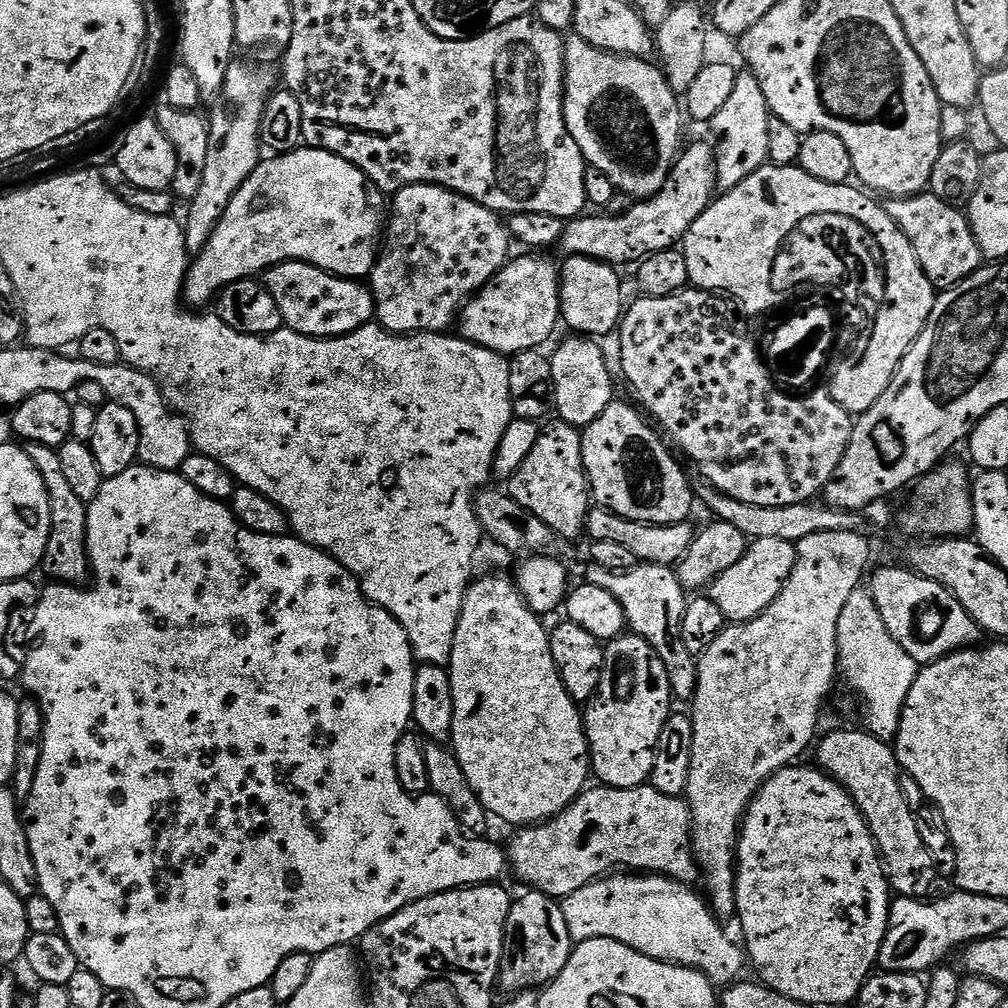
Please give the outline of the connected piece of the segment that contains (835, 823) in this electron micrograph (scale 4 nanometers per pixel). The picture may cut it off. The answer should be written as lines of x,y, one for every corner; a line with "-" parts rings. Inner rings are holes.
789,766
776,772
765,782
752,799
744,820
744,827
738,837
738,855
736,865
736,915
738,925
744,931
743,943
746,945
746,956
754,967
760,971
759,979
784,996
794,998
805,1006
812,1004
848,1004
851,1005
860,995
862,986
873,975
877,967
882,942
888,933
888,914
892,907
893,897
890,893
890,877
886,865
876,847
872,830
868,827
860,808
852,800
852,795
837,780
819,767
800,768

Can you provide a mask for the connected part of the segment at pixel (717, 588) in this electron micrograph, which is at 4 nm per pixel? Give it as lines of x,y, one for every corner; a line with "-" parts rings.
762,538
749,543
742,562
734,562
726,574
722,574
710,586
710,599
720,607
724,616
732,622
743,622
760,616
778,598
784,583
796,565
796,545
782,542
782,538

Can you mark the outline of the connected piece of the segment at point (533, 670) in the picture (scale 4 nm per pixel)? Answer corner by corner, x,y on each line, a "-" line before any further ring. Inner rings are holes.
511,575
484,576
481,580
476,578
469,583
468,593
464,595
464,605
458,618
458,630
454,634
454,650
446,667
454,690
454,730
450,748
455,752
462,766
462,774
466,774
466,780
470,782
470,786
474,786
474,794
478,794
482,806
486,806
486,810
495,819
497,816
508,824
524,824
520,826
543,824
562,815
578,797
584,795
589,787
588,776
590,780
593,770
592,749
588,746
588,735
584,733
582,708
569,694
568,688
564,685
564,679
560,676
560,667
556,665
556,659
552,653
550,633
543,628
541,617
529,606
524,599
524,593
516,587
516,581

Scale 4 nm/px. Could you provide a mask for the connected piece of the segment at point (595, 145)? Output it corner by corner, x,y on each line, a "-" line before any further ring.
575,34
566,40
564,117
570,134
574,142
578,142
578,150
582,150
585,161
602,170
602,174
606,174
623,195
625,192
628,196
636,196
632,198
637,201
649,200
664,189
685,143
686,112
681,97
670,87
663,71
657,65
655,68
652,62
639,56
623,57
604,52

